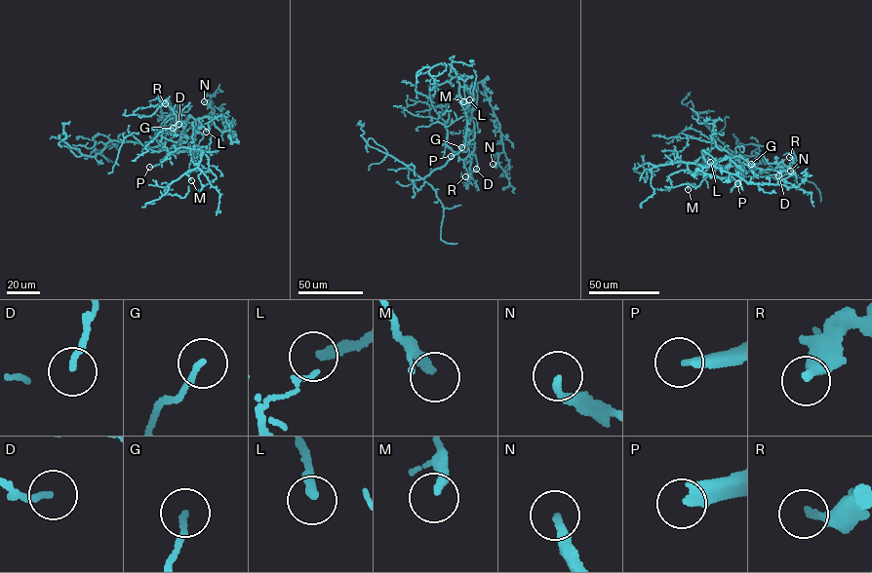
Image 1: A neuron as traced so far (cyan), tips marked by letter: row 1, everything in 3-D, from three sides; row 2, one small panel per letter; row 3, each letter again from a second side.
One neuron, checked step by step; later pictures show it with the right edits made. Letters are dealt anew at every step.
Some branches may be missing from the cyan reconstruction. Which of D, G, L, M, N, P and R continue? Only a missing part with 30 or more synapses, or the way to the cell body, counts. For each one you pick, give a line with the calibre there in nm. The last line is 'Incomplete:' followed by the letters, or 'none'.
L: Thickness 190 nm
P: Thickness 320 nm
Incomplete: L, P

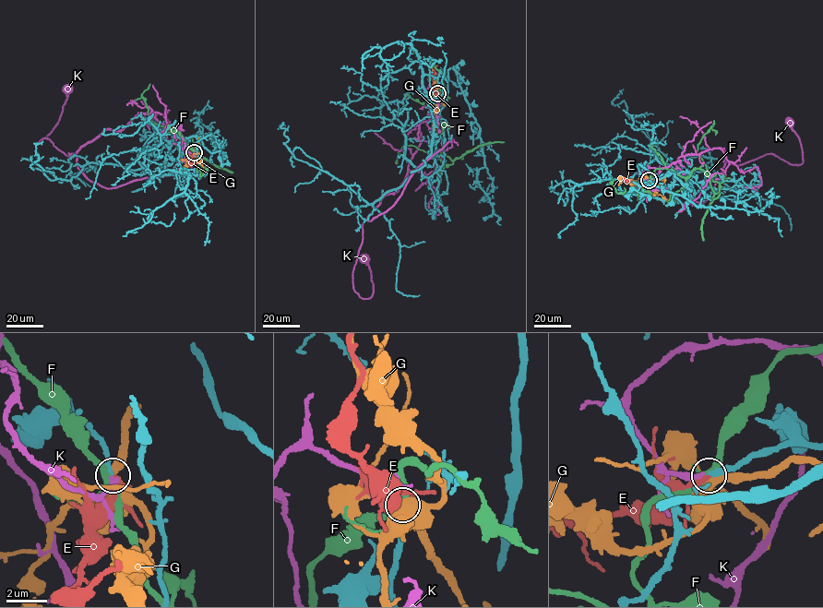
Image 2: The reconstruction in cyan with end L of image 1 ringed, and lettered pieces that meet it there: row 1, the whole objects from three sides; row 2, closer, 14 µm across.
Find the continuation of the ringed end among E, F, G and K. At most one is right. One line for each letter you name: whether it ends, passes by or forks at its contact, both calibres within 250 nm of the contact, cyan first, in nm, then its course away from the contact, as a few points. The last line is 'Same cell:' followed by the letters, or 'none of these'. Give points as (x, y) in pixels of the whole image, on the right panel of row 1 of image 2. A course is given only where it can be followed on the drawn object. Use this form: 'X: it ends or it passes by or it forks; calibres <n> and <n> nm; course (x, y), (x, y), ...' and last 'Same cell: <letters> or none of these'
E: it ends; calibres 280 and 280 nm; course (650, 180), (638, 184), (624, 179)
Same cell: E

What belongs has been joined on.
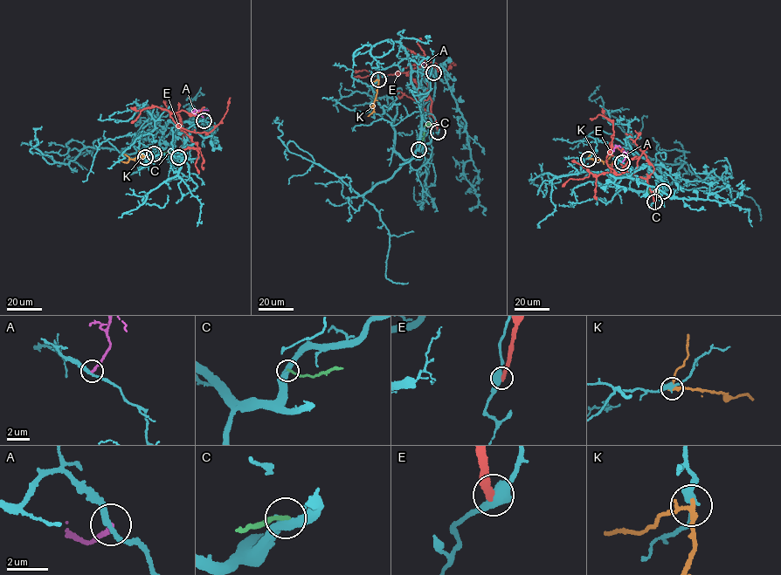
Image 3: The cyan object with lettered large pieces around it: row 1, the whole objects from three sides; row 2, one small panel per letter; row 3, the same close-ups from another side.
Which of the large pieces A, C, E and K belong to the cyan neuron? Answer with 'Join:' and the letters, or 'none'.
Join: none

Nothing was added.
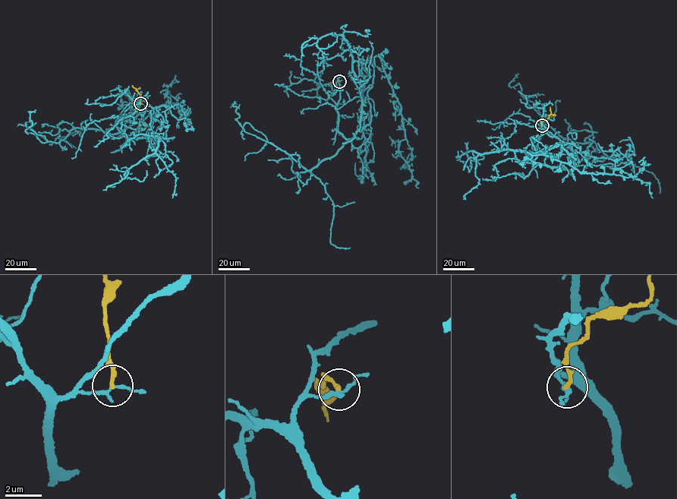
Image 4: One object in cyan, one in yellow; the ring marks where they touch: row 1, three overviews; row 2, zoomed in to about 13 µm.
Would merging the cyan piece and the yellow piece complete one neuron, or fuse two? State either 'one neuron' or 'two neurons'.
two neurons

